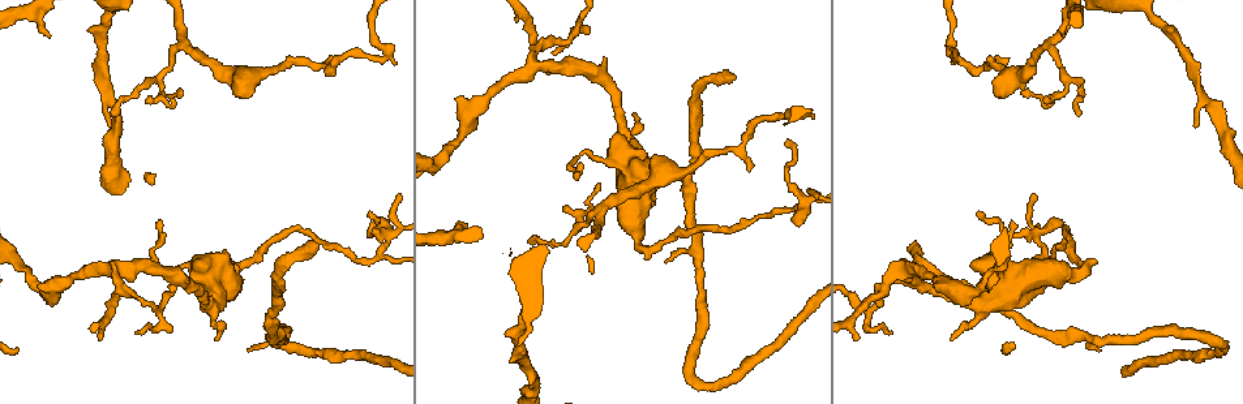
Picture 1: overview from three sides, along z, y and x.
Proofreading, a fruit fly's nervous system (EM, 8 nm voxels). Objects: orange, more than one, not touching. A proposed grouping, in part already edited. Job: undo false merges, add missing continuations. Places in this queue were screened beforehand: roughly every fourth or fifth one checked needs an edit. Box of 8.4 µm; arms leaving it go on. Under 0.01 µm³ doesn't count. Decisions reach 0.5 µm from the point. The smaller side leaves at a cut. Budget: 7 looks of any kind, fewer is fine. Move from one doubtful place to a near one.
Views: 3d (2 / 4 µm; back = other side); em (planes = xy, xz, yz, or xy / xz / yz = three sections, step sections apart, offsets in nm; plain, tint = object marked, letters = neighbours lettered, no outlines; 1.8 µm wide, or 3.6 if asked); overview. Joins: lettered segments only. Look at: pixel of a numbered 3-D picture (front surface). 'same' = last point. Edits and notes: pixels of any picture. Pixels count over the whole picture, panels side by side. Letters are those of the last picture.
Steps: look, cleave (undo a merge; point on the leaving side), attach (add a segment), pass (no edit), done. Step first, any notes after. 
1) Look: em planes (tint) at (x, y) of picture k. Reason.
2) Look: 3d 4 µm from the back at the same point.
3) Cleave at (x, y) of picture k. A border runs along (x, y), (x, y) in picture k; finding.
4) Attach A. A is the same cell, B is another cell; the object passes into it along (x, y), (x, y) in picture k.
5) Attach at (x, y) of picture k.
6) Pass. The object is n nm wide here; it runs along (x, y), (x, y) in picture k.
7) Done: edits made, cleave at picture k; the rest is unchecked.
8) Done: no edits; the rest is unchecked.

Look: 3d 4 µm at (48, 35) of picture 1. Branch stops here.

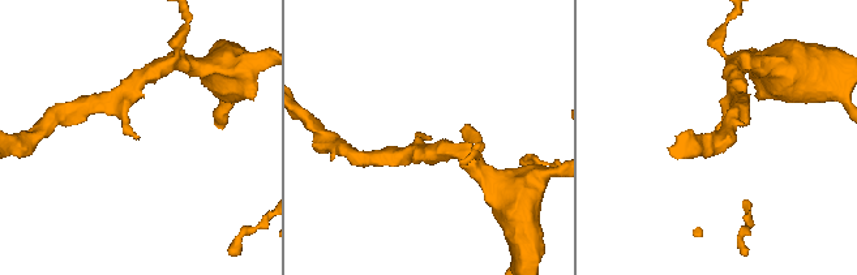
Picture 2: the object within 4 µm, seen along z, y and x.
Look: em yz step 4 (tint) at (139, 138) of picture 2.

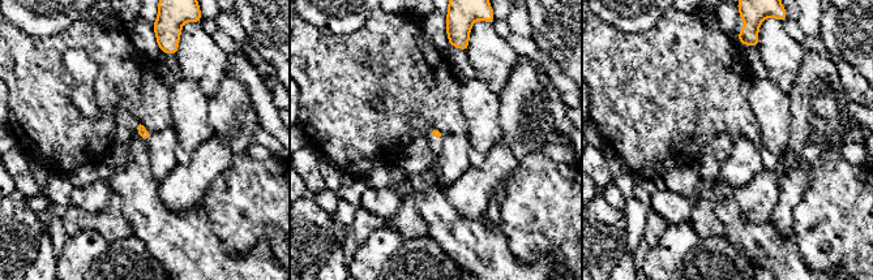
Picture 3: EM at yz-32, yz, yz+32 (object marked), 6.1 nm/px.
Look: em planes (letters) at the same point. Another direction.

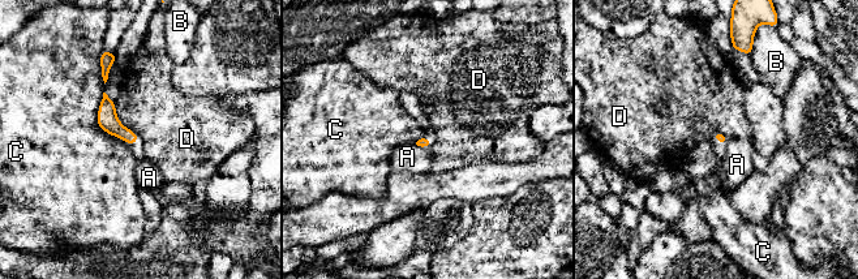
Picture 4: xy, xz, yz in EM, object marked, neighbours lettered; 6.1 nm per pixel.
Pass. A, B, C and D are other cells; no lettered segment goes on from it.

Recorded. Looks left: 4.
Look: 3d 2 µm at (869, 311) of picture 1. A fork.

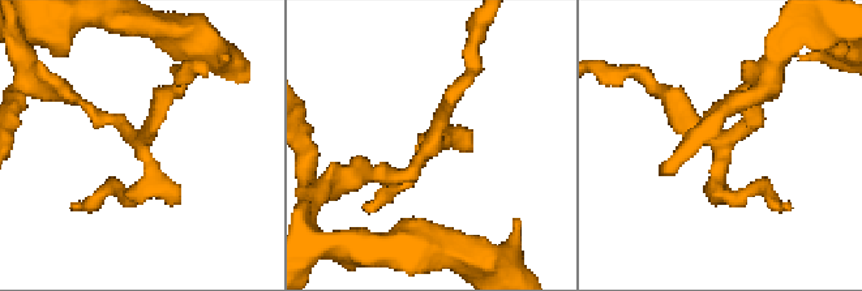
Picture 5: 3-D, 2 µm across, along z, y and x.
Look: em yz step 4 (plain) at (723, 146) of picture 5.

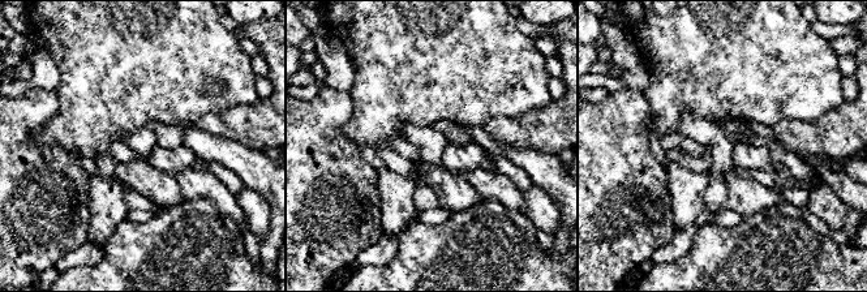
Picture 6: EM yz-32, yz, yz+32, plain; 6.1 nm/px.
Look: em yz step 4 (letters) at the same point. See the neighbours.

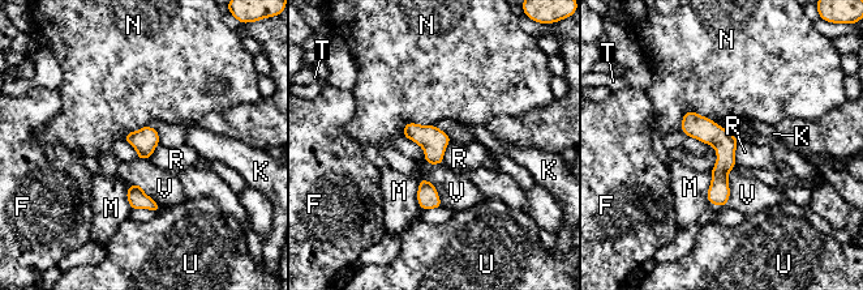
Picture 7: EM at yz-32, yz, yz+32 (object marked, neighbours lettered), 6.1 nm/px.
Pass. F, K, M, N, R, T, U and V are other cells; one cell here.

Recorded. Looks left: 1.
Done: no edits; the rest is unchecked.

